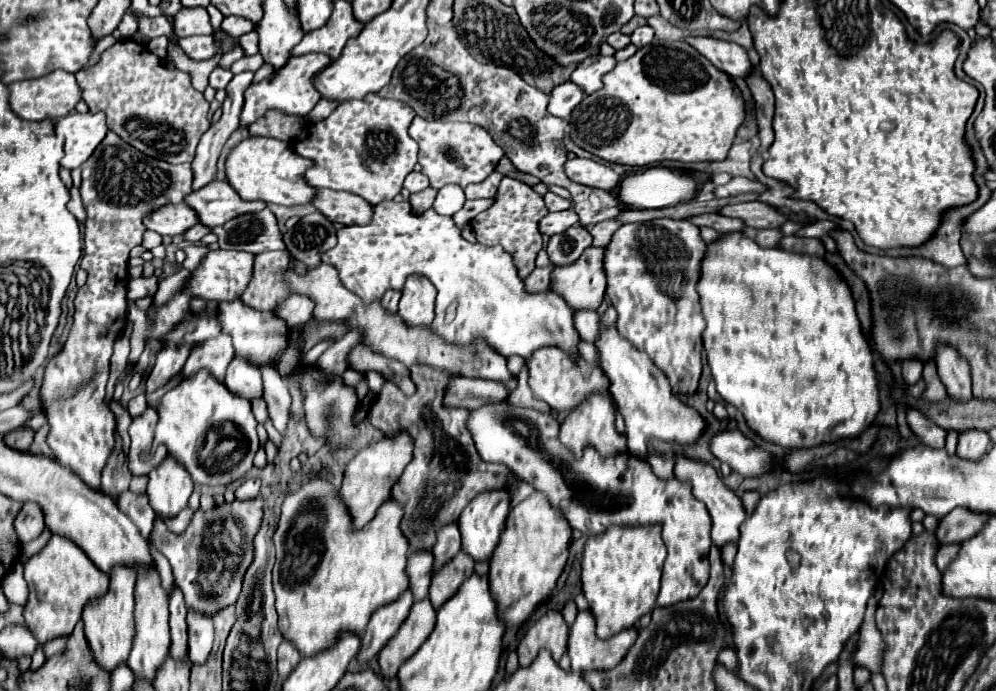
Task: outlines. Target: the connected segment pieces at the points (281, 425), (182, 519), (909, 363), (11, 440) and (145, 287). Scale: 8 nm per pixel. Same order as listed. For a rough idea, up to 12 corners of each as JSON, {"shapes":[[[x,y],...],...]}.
{"shapes":[[[262,368],[270,420],[286,434],[292,404],[288,382]],[[184,508],[176,518],[164,518],[168,530],[186,530],[192,514]],[[916,358],[902,362],[902,378],[916,384],[922,378],[922,362]],[[26,426],[4,436],[10,448],[28,450],[34,432]],[[140,276],[128,282],[128,298],[154,296],[158,278]]]}

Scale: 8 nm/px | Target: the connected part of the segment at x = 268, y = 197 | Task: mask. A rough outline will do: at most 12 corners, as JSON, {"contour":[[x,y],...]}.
{"contour":[[250,136],[226,178],[244,200],[310,204],[312,160],[286,142]]}

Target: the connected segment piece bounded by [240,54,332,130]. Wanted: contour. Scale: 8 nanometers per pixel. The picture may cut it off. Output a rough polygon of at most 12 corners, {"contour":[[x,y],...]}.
{"contour":[[326,54],[292,56],[248,86],[240,130],[268,110],[306,116],[320,100],[312,76]]}

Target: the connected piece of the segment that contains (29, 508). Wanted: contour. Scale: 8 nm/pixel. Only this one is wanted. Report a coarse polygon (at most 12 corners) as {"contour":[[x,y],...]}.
{"contour":[[26,502],[14,520],[18,540],[36,540],[46,528],[42,508]]}

